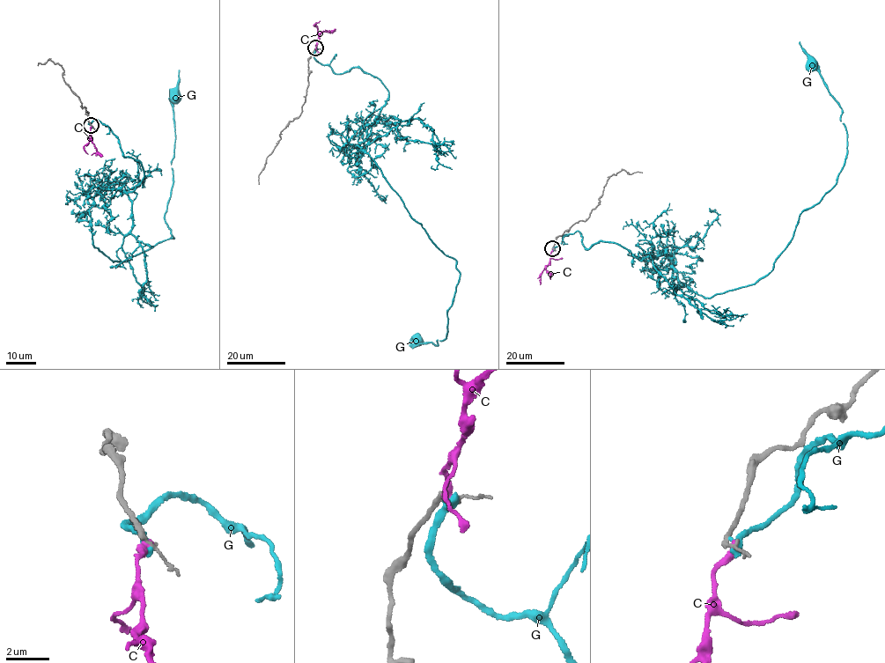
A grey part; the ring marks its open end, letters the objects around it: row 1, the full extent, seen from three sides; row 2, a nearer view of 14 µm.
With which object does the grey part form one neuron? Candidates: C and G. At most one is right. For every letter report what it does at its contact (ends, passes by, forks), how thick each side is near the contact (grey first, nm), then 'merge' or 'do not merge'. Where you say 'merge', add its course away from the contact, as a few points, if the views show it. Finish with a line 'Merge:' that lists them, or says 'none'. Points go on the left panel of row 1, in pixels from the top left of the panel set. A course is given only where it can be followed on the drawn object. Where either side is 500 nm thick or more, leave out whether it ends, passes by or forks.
C: it ends; calibres 180 and 360 nm; do not merge
G: it ends; calibres 180 and 440 nm; do not merge
Merge: none

